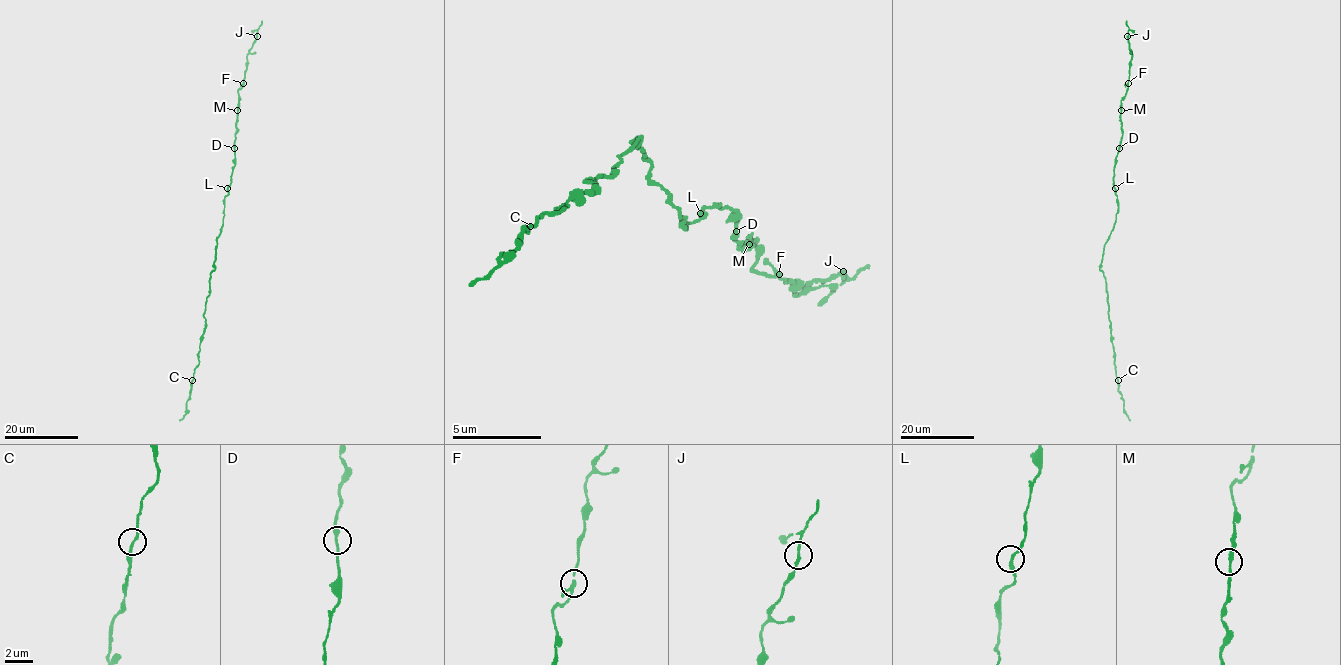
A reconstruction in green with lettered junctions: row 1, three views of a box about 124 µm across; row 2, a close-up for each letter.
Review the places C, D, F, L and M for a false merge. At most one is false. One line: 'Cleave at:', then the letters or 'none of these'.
Cleave at: none of these

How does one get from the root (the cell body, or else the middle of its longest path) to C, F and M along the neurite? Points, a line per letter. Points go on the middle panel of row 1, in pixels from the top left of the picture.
C: (677, 213), (651, 177), (637, 137), (610, 177), (588, 181), (593, 190), (530, 226)
F: (677, 213), (686, 226), (704, 208), (731, 208), (740, 248), (753, 239), (753, 266), (780, 275)
M: (677, 213), (686, 226), (704, 208), (731, 208), (736, 239), (740, 248), (749, 244)

